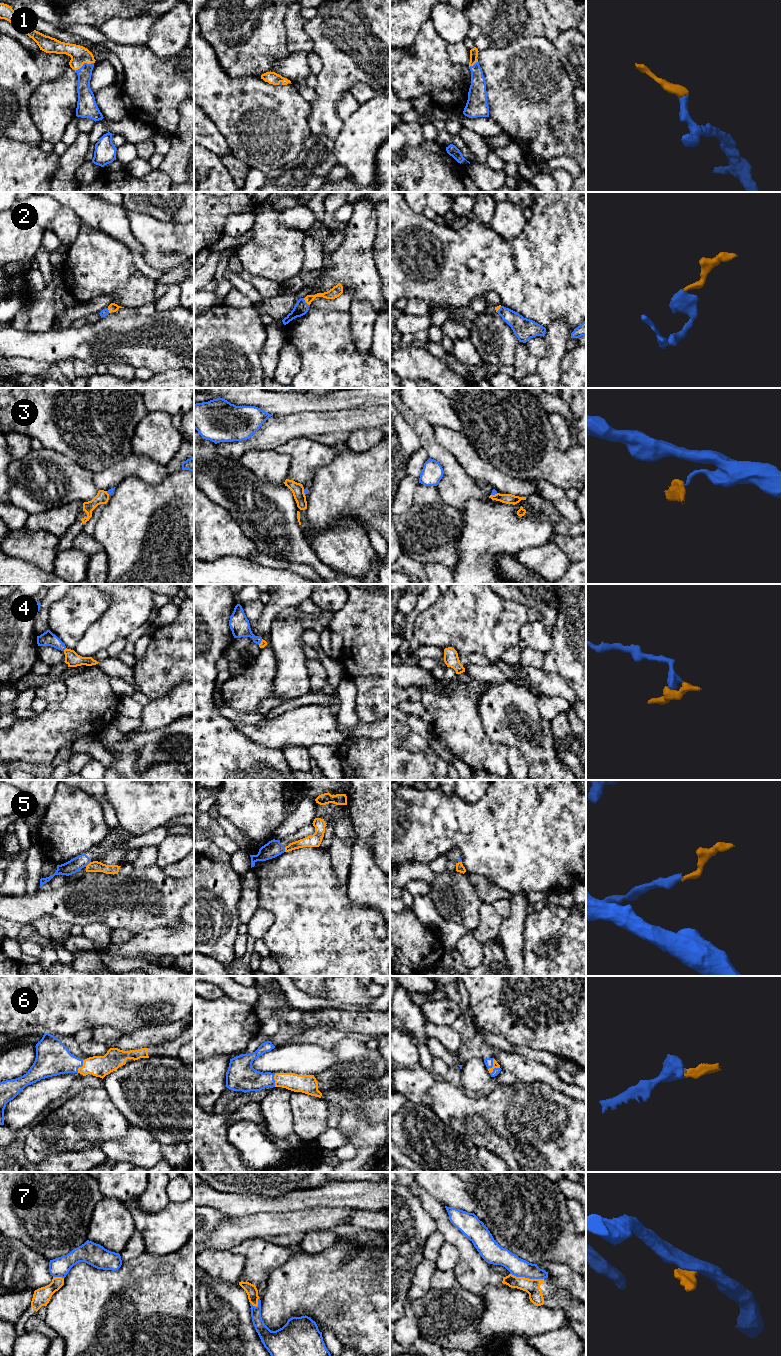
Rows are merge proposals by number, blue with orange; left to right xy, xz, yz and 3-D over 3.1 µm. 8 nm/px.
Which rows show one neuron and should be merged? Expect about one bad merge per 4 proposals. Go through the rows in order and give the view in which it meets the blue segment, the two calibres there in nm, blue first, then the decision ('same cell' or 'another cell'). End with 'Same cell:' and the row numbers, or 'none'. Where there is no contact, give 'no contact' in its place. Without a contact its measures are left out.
1: contact in xy; calibres 120 and 150 nm; same cell
2: contact in xz; calibres 110 and 90 nm; same cell
3: contact in yz; calibres 40 and 80 nm; another cell
4: contact in xy; calibres 110 and 110 nm; same cell
5: contact in xy; calibres 110 and 90 nm; another cell
6: contact in yz; calibres 70 and 50 nm; same cell
7: contact in yz; calibres 150 and 130 nm; another cell
Same cell: 1, 2, 4, 6

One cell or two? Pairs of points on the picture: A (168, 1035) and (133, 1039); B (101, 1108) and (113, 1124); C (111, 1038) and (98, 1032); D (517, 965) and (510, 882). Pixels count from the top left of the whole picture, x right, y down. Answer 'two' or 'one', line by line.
A: one
B: one
C: one
D: two

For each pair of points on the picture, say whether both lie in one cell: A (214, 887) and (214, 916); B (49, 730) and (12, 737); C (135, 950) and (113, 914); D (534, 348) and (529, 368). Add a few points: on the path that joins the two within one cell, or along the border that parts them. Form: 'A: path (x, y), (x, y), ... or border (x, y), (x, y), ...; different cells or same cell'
A: path (214, 894), (214, 909); same cell
B: path (40, 737), (21, 737); same cell
C: border (156, 927), (145, 929), (134, 935); different cells
D: border (525, 343), (526, 347), (539, 358); different cells

